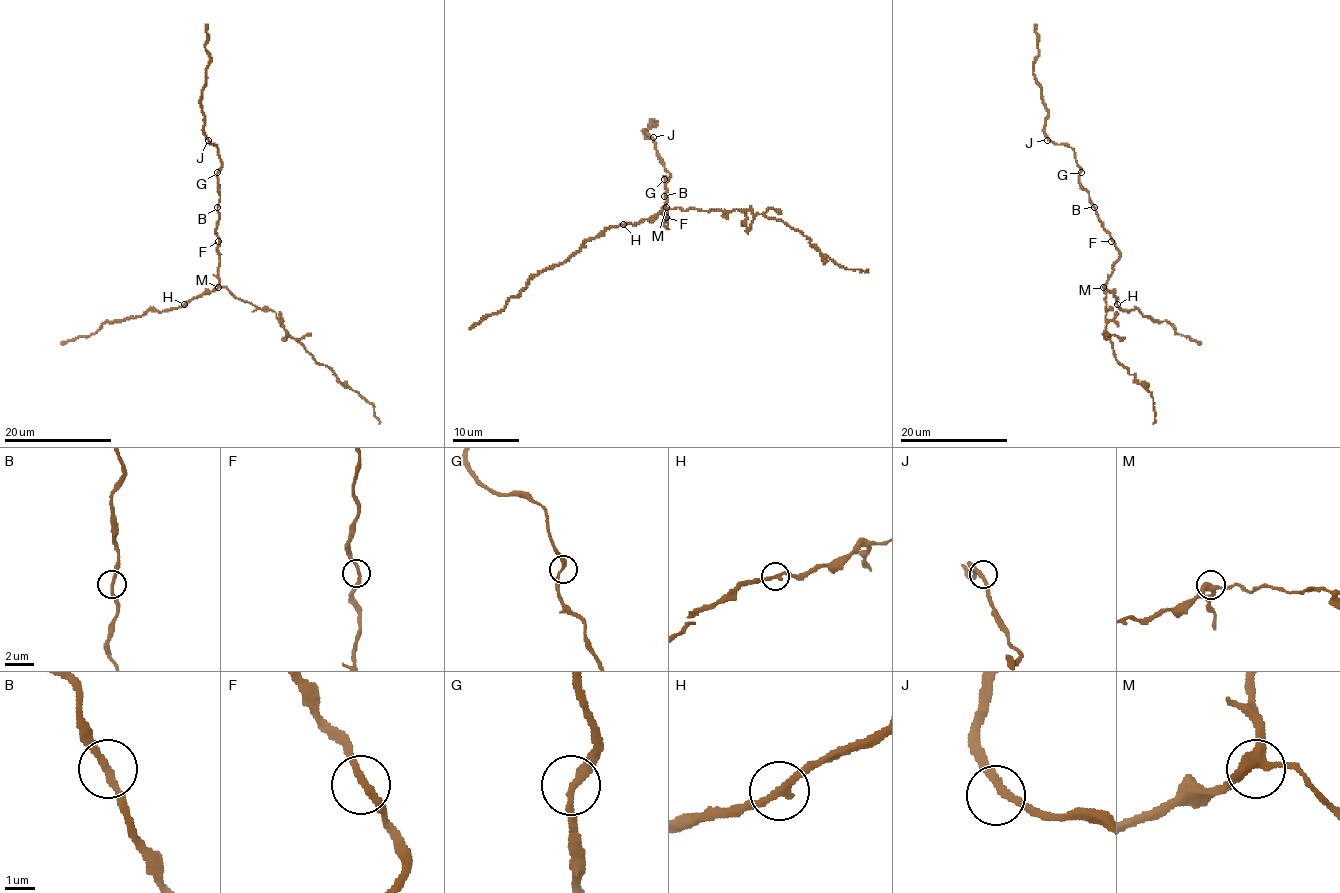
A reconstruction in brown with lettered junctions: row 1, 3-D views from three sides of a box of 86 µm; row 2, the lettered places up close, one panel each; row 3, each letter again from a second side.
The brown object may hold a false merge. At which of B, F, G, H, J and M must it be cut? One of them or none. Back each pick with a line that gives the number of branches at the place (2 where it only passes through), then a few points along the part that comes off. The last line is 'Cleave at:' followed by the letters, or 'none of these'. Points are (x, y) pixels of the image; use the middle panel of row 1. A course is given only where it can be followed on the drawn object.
Cleave at: none of these

